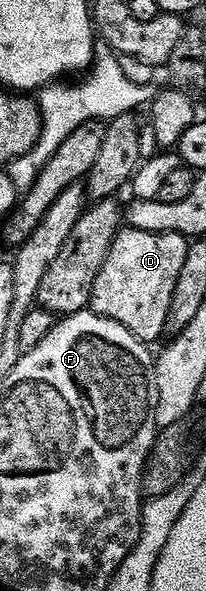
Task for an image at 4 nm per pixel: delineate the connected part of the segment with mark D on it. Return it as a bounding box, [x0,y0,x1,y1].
[92,227,190,343]

